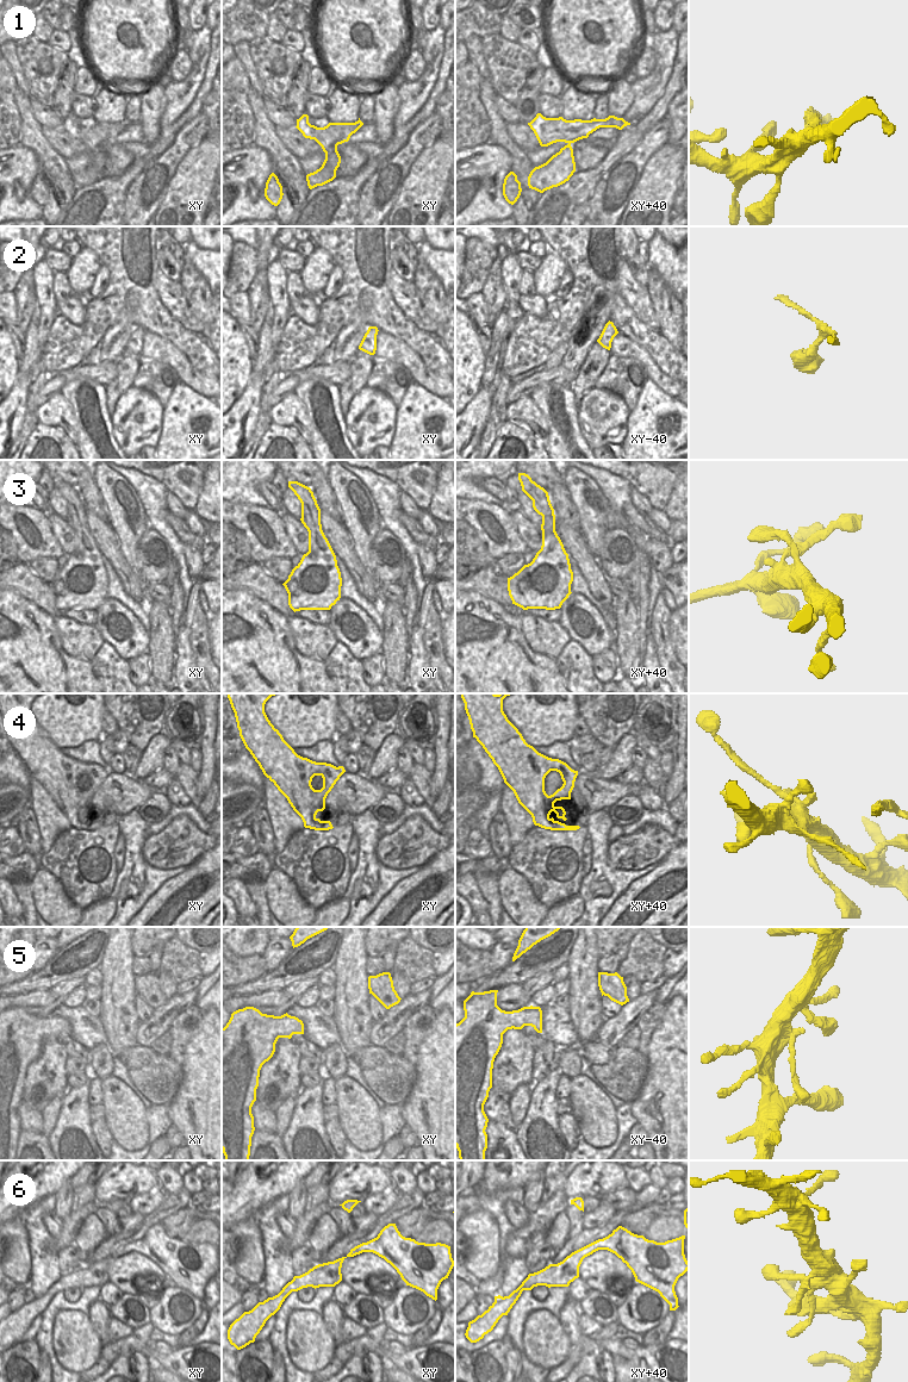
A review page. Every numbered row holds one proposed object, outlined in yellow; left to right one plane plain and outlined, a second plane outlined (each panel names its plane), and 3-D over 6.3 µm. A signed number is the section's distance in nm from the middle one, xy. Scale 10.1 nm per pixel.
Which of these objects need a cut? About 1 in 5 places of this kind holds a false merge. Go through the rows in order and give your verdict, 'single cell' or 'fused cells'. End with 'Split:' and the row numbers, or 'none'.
1: single cell
2: single cell
3: single cell
4: single cell
5: single cell
6: single cell
Split: none

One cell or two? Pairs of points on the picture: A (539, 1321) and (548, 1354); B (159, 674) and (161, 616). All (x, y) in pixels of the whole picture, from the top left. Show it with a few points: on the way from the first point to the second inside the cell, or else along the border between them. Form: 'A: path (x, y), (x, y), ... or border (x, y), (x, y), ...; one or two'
A: path (541, 1330), (546, 1345); one
B: path (161, 660), (161, 630); one

